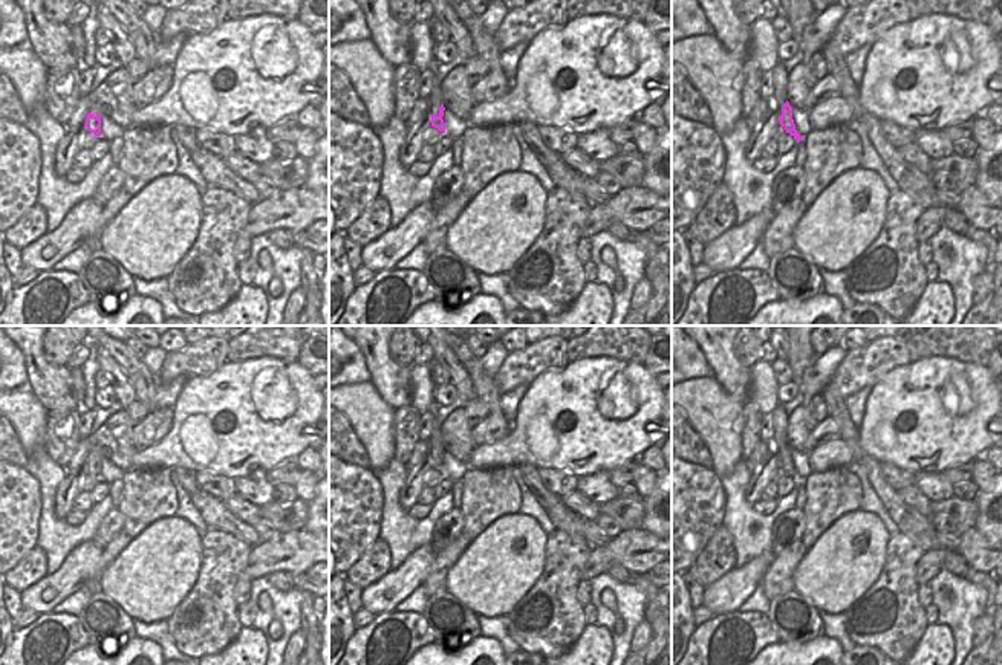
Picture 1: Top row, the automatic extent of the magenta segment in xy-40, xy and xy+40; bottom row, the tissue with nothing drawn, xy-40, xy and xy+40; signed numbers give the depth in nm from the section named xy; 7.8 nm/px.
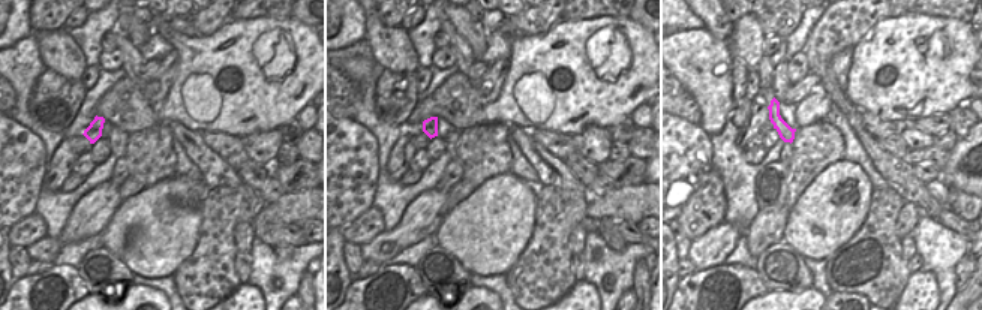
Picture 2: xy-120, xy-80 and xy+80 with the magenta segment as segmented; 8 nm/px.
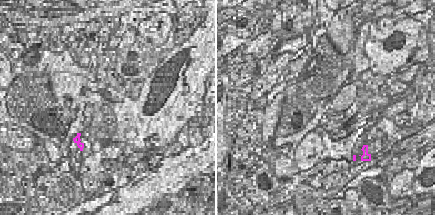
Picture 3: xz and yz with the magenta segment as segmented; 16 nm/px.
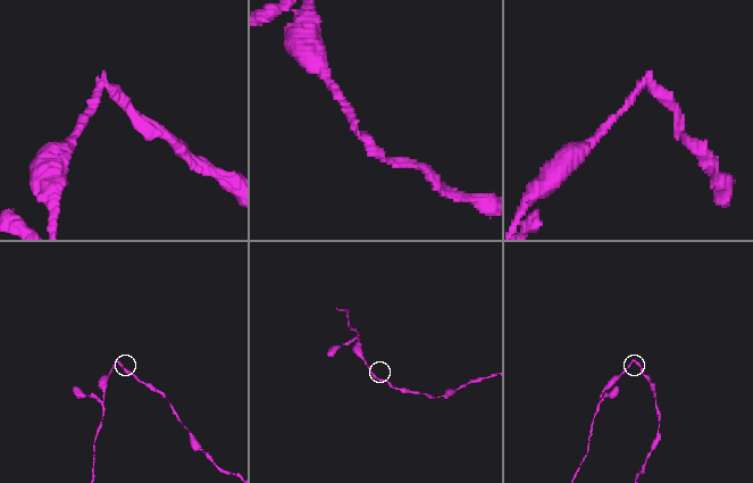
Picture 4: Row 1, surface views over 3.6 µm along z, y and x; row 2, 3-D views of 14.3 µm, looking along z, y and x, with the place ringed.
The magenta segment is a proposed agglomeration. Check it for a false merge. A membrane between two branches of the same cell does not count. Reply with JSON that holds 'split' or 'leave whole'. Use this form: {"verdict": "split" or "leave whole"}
{"verdict": "split"}

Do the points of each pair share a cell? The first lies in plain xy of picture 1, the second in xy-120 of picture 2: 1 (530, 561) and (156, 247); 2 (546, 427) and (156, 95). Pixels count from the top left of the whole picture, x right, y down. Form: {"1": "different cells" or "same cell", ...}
{"1": "same cell", "2": "different cells"}

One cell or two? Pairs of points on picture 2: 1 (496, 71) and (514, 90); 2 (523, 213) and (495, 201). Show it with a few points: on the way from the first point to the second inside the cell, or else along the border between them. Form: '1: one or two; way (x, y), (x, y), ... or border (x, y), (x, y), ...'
1: two; border (508, 59), (508, 74), (501, 92), (483, 107)
2: one; way (516, 213), (507, 213), (502, 208)

